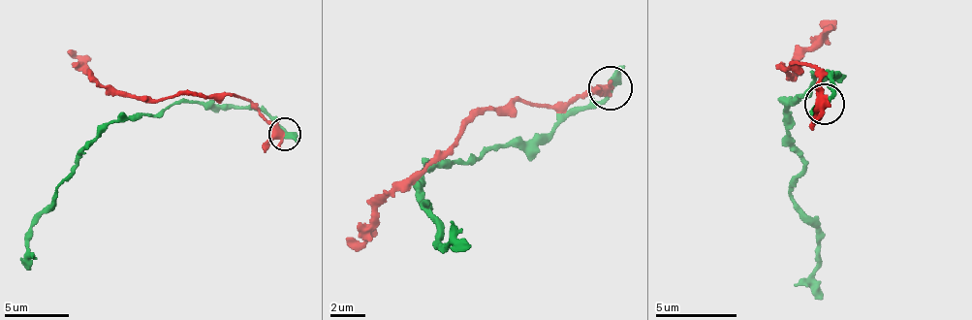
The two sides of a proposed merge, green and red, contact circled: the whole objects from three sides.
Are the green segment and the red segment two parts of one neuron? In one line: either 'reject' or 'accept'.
reject

